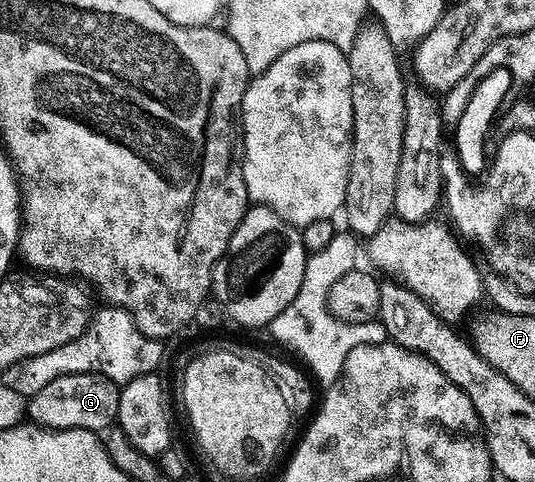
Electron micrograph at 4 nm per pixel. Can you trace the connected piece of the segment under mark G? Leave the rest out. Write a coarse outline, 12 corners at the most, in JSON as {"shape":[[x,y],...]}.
{"shape":[[59,376],[27,404],[30,423],[99,432],[116,423],[121,386]]}

